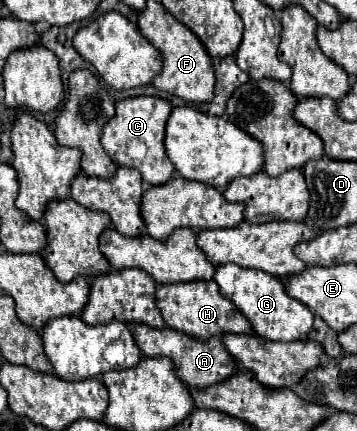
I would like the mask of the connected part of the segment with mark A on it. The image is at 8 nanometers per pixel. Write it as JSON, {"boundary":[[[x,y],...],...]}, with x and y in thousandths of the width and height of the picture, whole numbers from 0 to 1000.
{"boundary":[[[384,754],[373,759],[378,791],[389,796],[389,810],[412,828],[473,828],[496,847],[501,875],[541,903],[580,903],[591,893],[636,884],[647,870],[669,861],[669,842],[647,828],[647,819],[630,810],[619,782],[591,782],[580,791],[552,791],[535,787],[535,777],[513,777],[479,759],[468,763],[434,763],[412,754]]]}

